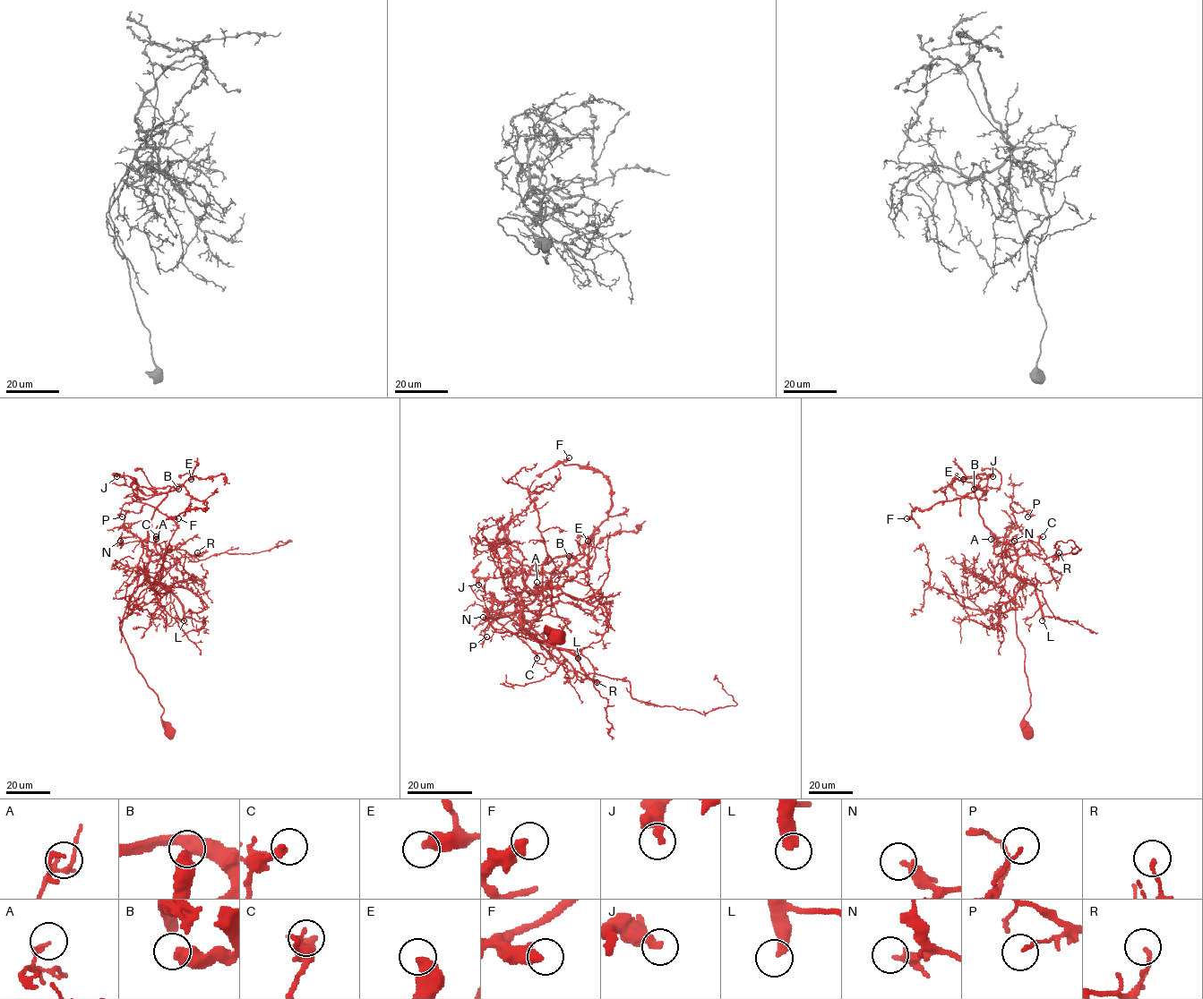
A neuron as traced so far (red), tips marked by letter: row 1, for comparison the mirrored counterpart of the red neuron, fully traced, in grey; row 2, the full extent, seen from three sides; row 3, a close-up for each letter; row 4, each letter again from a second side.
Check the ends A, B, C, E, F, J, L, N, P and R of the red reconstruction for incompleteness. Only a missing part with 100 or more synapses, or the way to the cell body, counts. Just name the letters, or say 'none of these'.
L

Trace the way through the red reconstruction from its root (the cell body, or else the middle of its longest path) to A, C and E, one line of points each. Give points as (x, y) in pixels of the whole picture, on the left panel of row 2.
A: (169, 732), (158, 695), (136, 667), (121, 629), (146, 566), (163, 557), (156, 539)
C: (169, 732), (158, 695), (136, 667), (121, 629), (149, 559), (167, 550), (156, 536)
E: (169, 732), (121, 627), (130, 595), (144, 580), (149, 556), (142, 542), (154, 509), (172, 487), (191, 479)

